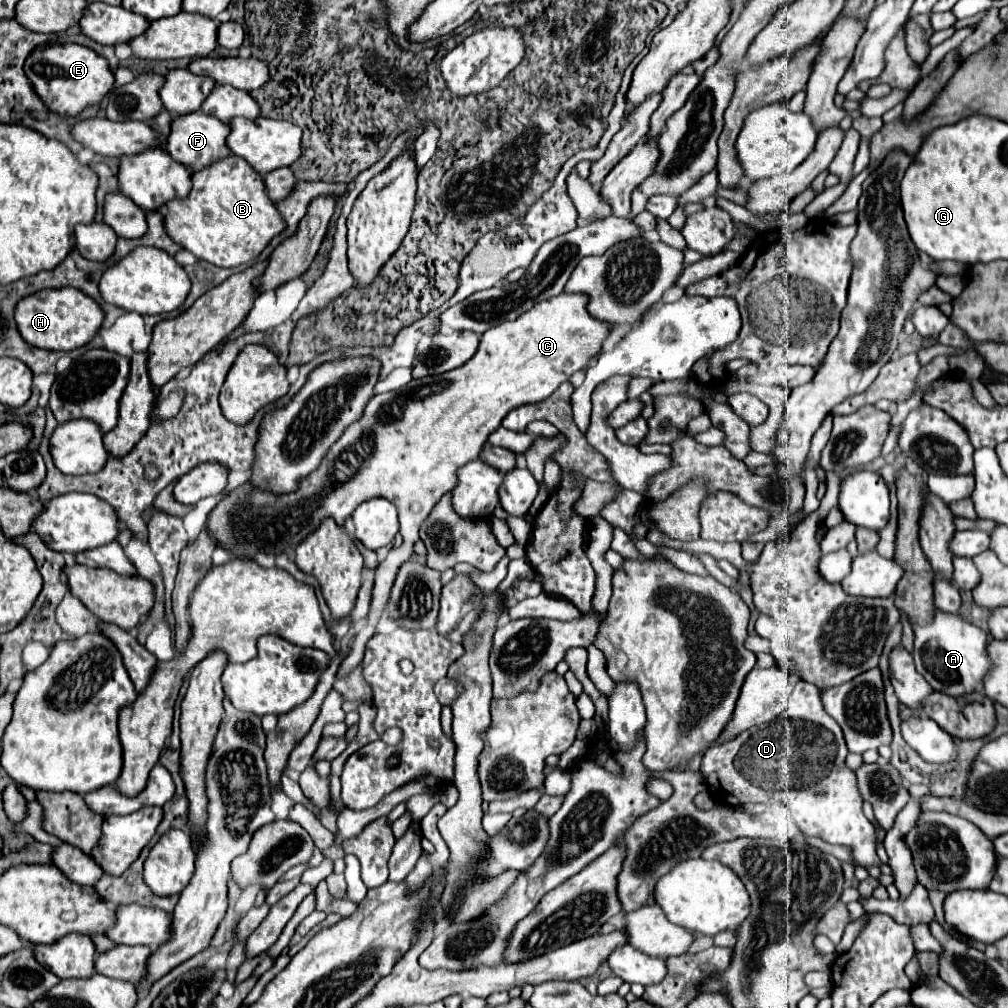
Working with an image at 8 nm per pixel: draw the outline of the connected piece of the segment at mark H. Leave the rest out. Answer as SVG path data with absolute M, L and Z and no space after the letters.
M48 288L22 298L16 304L14 320L20 336L30 346L46 350L74 350L78 346L88 344L94 338L104 320L104 312L90 296L82 294L76 288Z

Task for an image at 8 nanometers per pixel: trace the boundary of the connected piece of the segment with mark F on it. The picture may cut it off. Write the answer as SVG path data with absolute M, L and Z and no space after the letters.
M196 110L194 114L182 114L182 118L174 118L170 128L172 130L166 142L166 152L176 162L188 166L192 172L230 154L230 150L226 148L226 136L230 134L230 126L220 122L218 118L210 118L208 114L202 114L200 110Z

